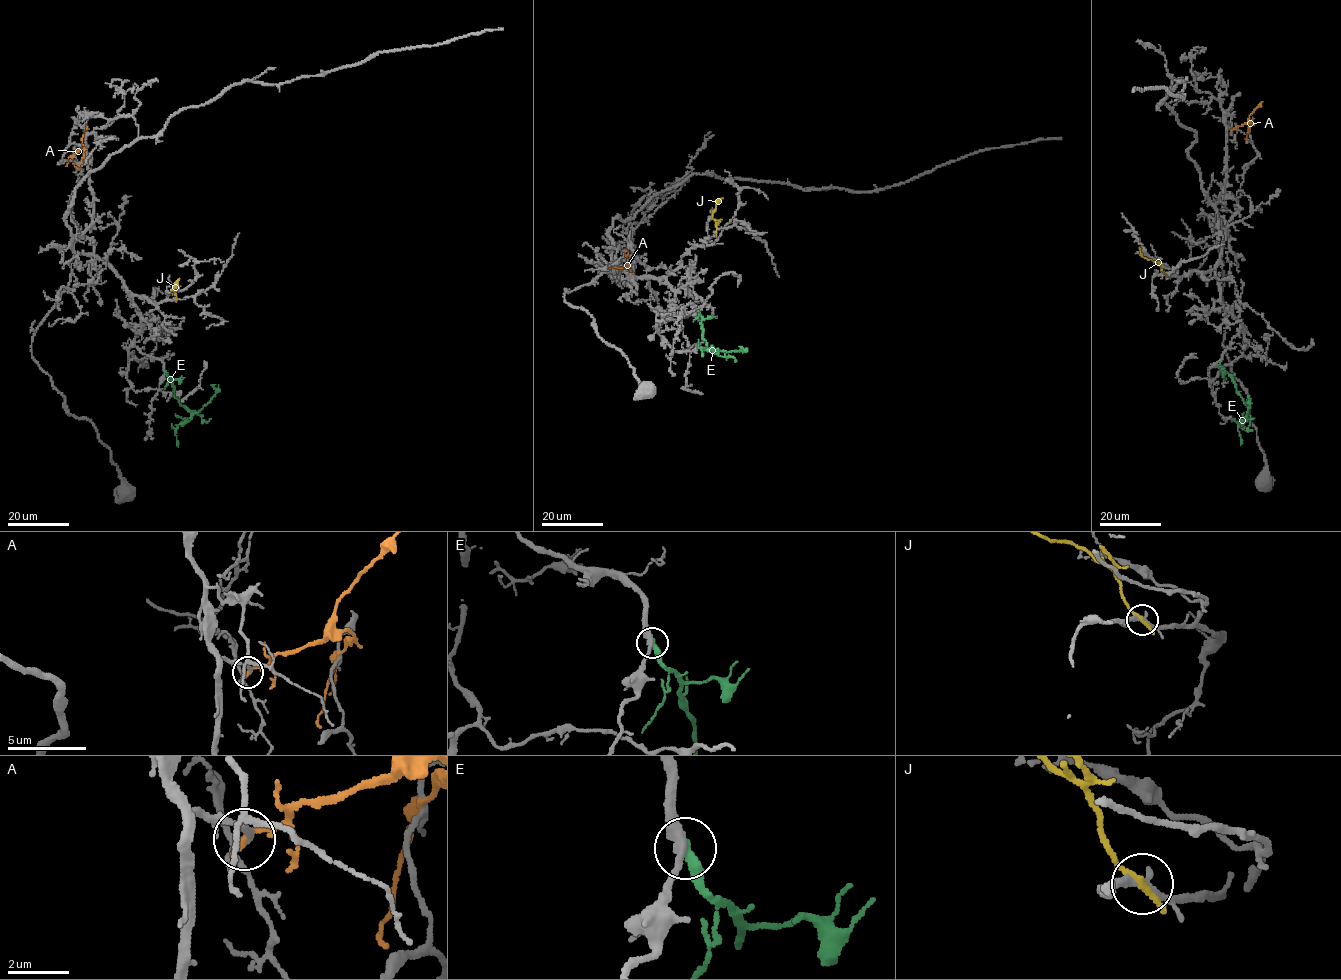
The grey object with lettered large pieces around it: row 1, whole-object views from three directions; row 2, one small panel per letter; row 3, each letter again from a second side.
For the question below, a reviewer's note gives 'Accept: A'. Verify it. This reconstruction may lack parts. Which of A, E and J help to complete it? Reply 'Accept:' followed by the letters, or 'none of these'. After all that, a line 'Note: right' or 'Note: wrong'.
Accept: E
Note: wrong

